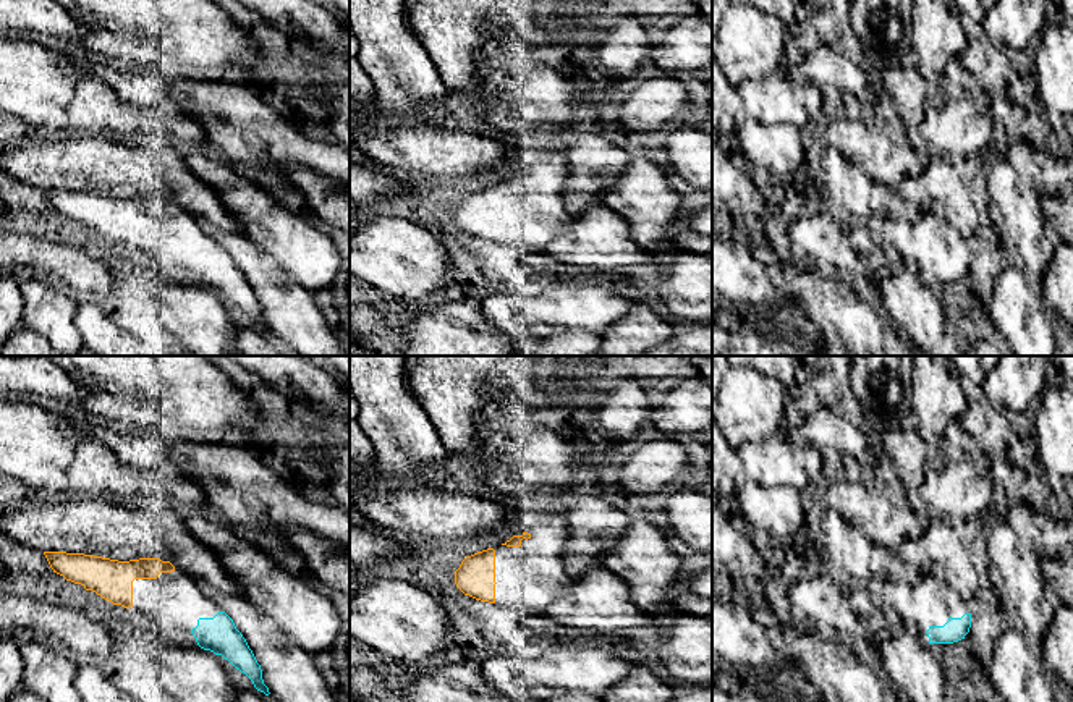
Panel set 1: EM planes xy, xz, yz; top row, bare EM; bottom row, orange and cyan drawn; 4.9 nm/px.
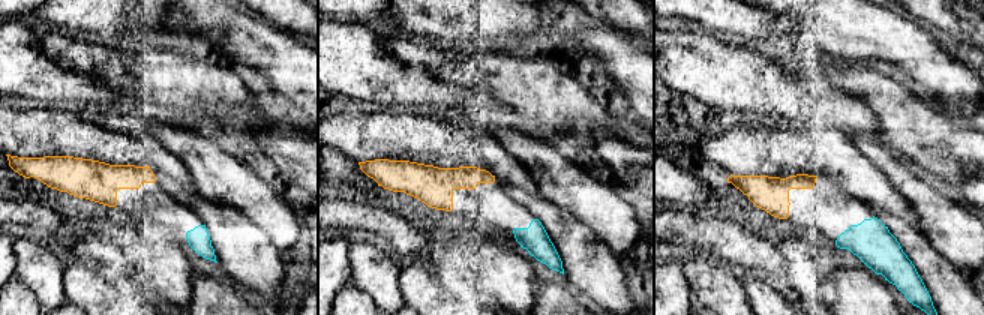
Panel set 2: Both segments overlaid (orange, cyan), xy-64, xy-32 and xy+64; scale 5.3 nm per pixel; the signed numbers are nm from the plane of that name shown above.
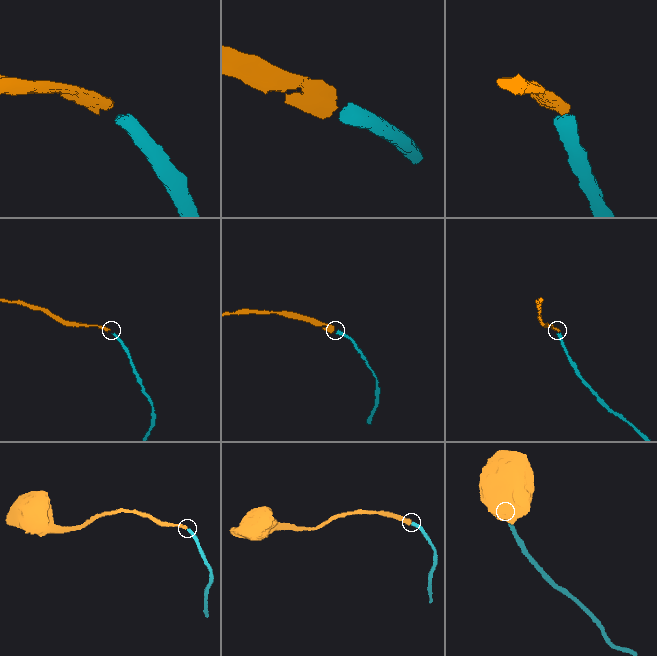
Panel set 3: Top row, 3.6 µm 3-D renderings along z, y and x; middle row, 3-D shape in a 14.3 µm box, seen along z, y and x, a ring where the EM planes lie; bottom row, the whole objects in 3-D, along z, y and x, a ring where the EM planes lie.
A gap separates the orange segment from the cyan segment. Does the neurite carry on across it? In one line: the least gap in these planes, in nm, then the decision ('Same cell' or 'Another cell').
Distance 280 nm. Same cell

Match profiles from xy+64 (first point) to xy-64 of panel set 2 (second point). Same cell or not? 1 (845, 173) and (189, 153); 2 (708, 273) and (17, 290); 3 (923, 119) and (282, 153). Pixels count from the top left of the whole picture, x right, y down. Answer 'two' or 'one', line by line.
1: two
2: two
3: two

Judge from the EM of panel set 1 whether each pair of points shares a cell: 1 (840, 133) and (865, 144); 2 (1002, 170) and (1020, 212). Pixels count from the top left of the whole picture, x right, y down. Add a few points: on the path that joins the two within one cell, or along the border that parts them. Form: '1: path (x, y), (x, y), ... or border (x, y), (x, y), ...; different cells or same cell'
1: path (847, 136), (858, 144); same cell
2: path (1002, 180), (1018, 202); same cell

